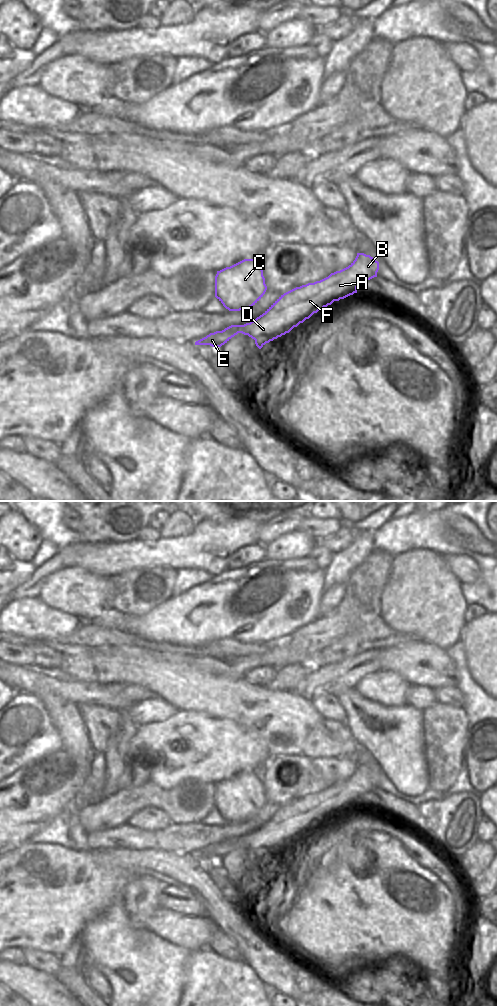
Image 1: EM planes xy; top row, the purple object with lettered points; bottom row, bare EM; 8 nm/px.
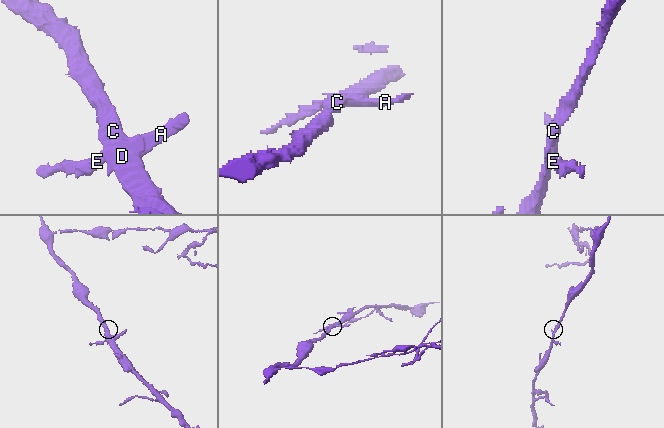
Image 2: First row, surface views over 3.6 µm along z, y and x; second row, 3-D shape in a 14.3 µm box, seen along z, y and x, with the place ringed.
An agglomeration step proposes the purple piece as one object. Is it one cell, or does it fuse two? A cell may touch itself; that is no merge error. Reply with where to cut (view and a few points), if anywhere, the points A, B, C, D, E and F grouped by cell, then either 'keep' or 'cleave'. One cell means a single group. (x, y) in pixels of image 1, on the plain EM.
cut none; groups A B C D E F; keep

